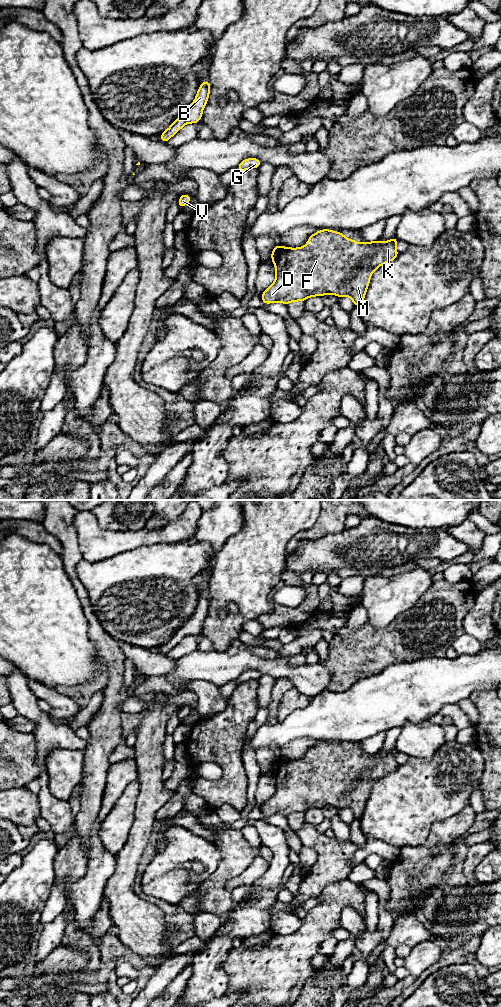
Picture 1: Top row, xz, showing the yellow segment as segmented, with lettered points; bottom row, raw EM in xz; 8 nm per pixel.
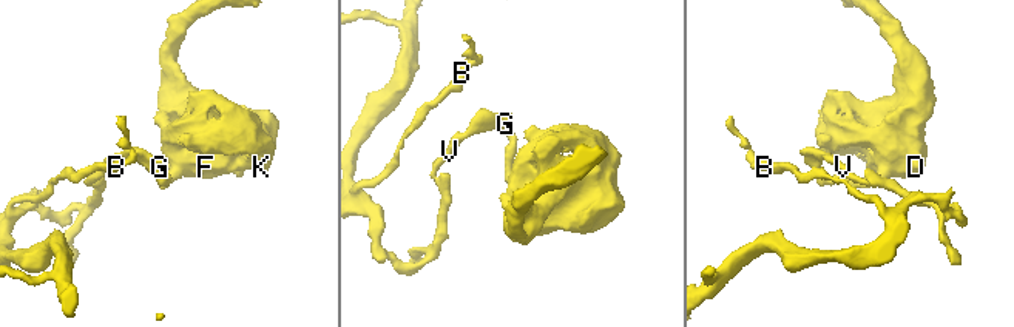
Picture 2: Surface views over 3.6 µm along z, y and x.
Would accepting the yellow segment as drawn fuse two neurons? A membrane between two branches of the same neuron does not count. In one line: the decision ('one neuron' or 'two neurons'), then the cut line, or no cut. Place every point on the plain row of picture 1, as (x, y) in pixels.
two neurons; cut xz (280, 758), (280, 761), (272, 771)

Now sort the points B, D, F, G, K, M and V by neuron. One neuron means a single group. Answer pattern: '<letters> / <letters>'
B G V / D F K M

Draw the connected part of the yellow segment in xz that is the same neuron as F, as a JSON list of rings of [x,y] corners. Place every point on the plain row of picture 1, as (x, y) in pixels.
[[[322,741],[308,750],[307,757],[301,760],[280,758],[276,769],[272,771],[276,780],[276,791],[268,799],[261,811],[264,816],[293,813],[305,813],[311,808],[334,806],[338,809],[349,808],[354,818],[360,819],[370,794],[371,786],[386,774],[397,770],[396,748],[388,754],[380,751],[376,754],[365,754],[361,757],[356,752],[348,752],[342,744]]]

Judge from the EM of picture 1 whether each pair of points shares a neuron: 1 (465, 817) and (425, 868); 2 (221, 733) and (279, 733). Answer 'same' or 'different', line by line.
1: same
2: different

